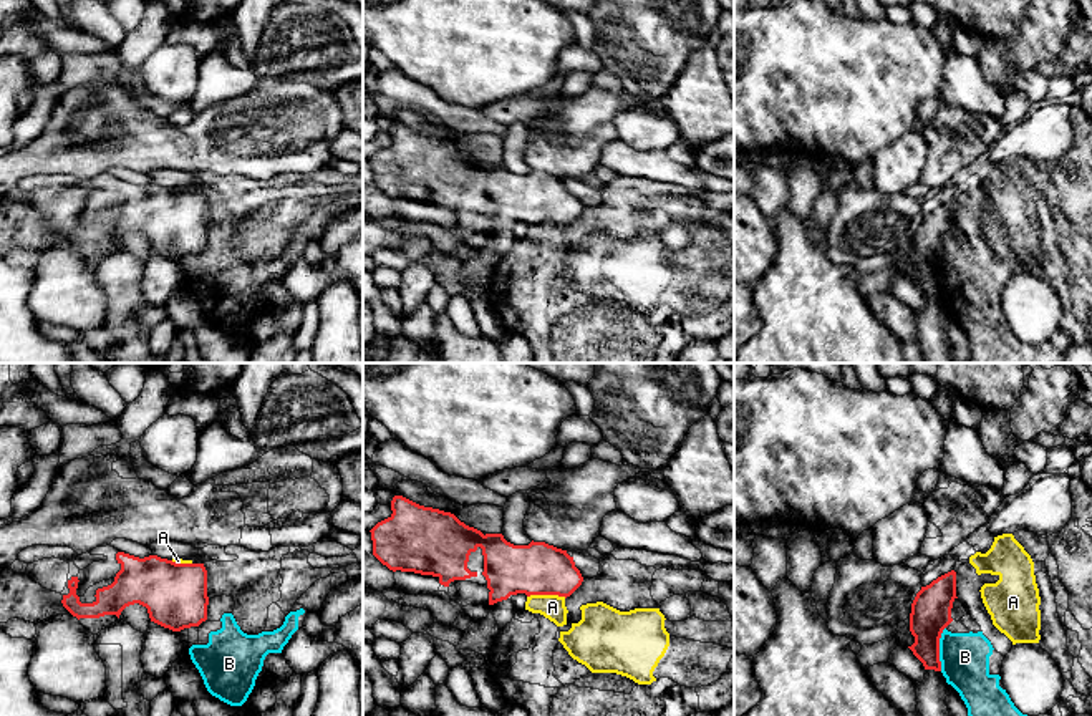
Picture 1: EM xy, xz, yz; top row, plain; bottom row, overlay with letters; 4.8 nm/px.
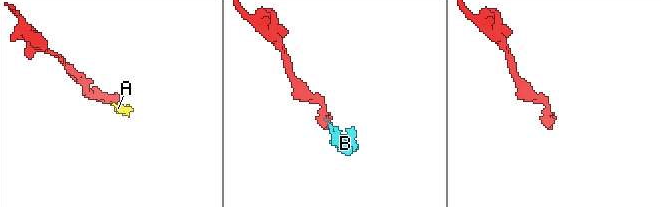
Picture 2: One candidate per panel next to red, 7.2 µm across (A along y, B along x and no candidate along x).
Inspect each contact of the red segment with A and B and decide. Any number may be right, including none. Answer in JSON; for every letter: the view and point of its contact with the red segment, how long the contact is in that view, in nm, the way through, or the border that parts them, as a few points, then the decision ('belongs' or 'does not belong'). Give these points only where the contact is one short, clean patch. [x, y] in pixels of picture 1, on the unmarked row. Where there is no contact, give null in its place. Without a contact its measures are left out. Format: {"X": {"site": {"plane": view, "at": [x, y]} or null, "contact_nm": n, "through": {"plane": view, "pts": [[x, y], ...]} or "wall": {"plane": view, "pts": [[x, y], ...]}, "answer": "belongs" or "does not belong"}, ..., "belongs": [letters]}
{"A": {"site": {"plane": "xz", "at": [547, 222]}, "contact_nm": 190, "wall": {"plane": "xz", "pts": [[527, 224], [565, 226]]}, "answer": "does not belong"}, "B": {"site": {"plane": "yz", "at": [938, 277]}, "contact_nm": 220, "wall": {"plane": "yz", "pts": [[945, 256], [940, 266], [940, 299]]}, "answer": "does not belong"}, "belongs": []}

